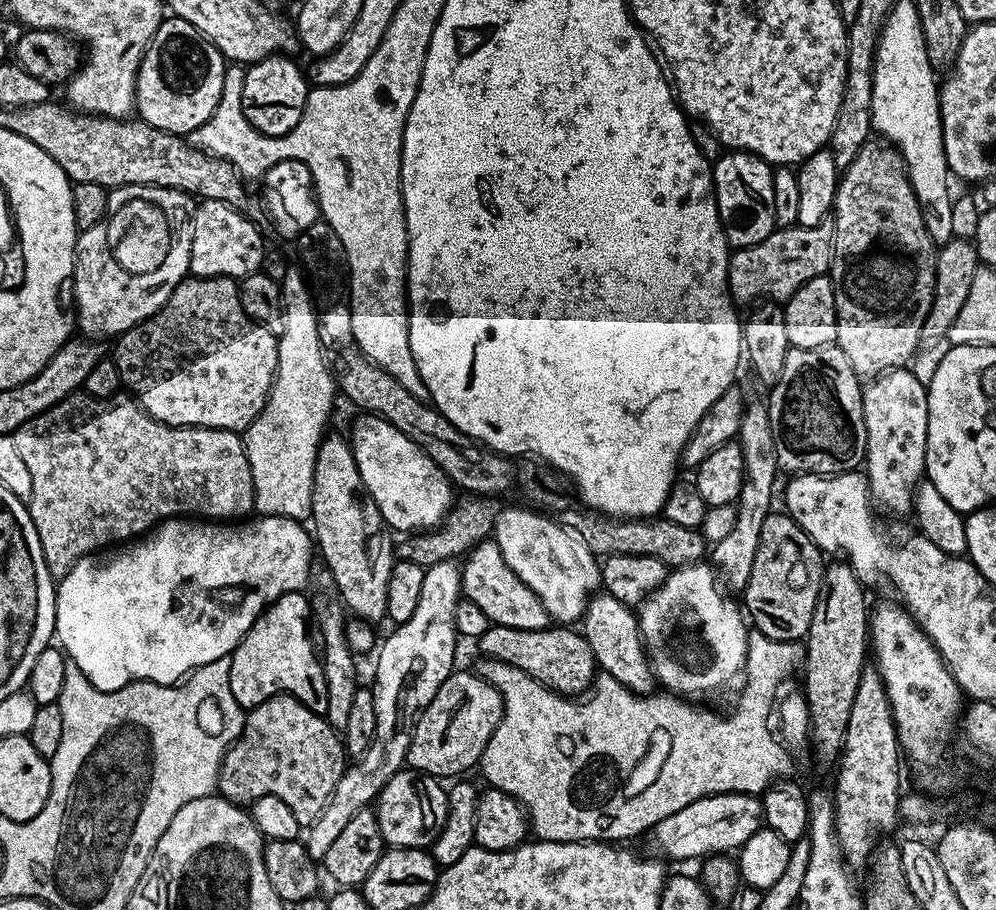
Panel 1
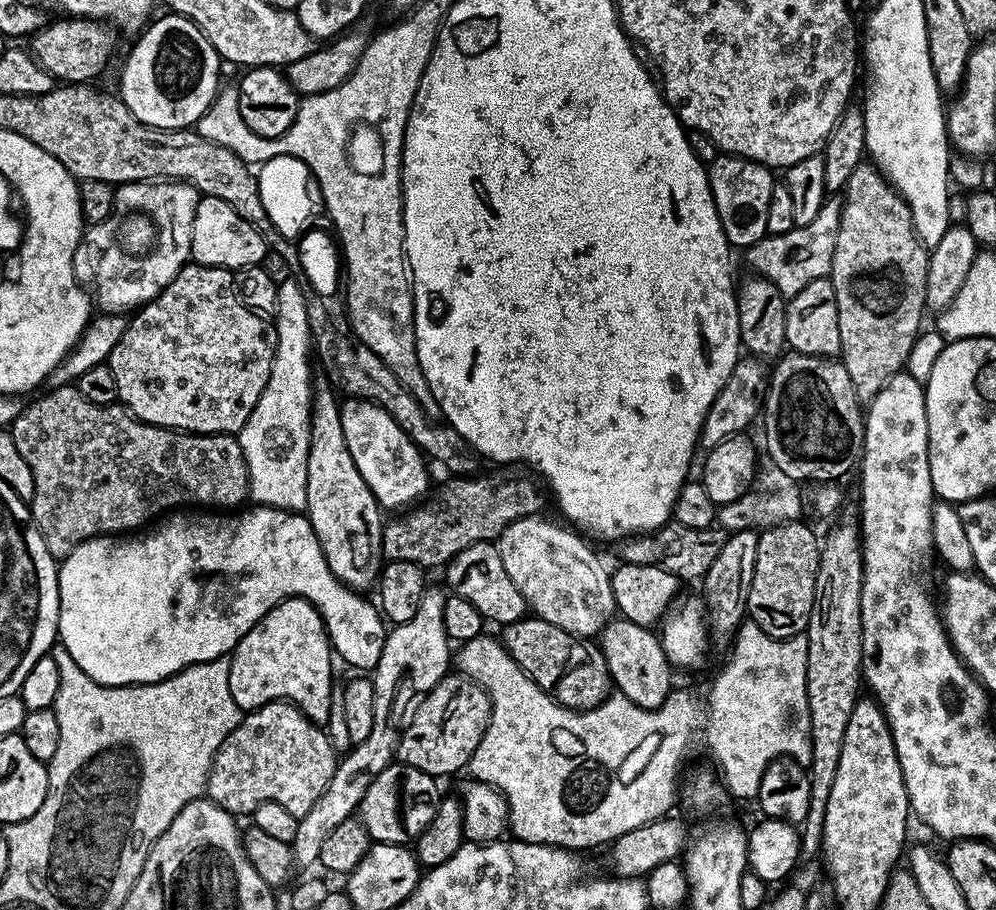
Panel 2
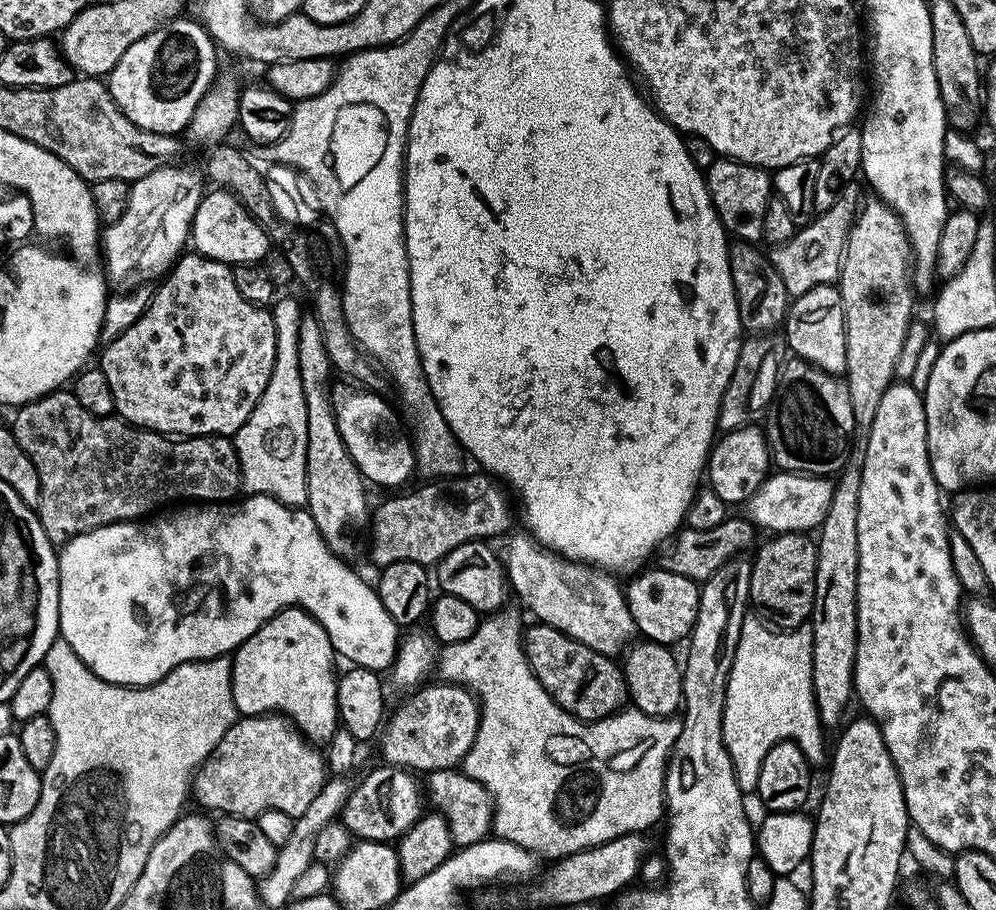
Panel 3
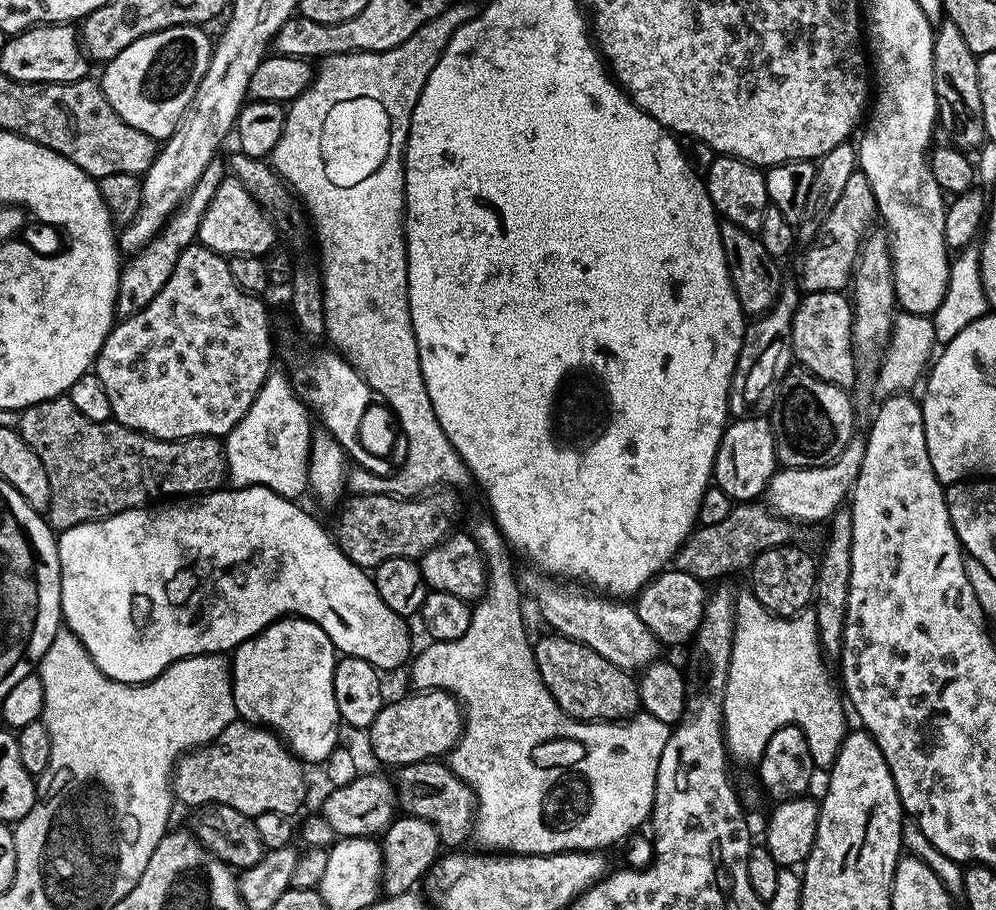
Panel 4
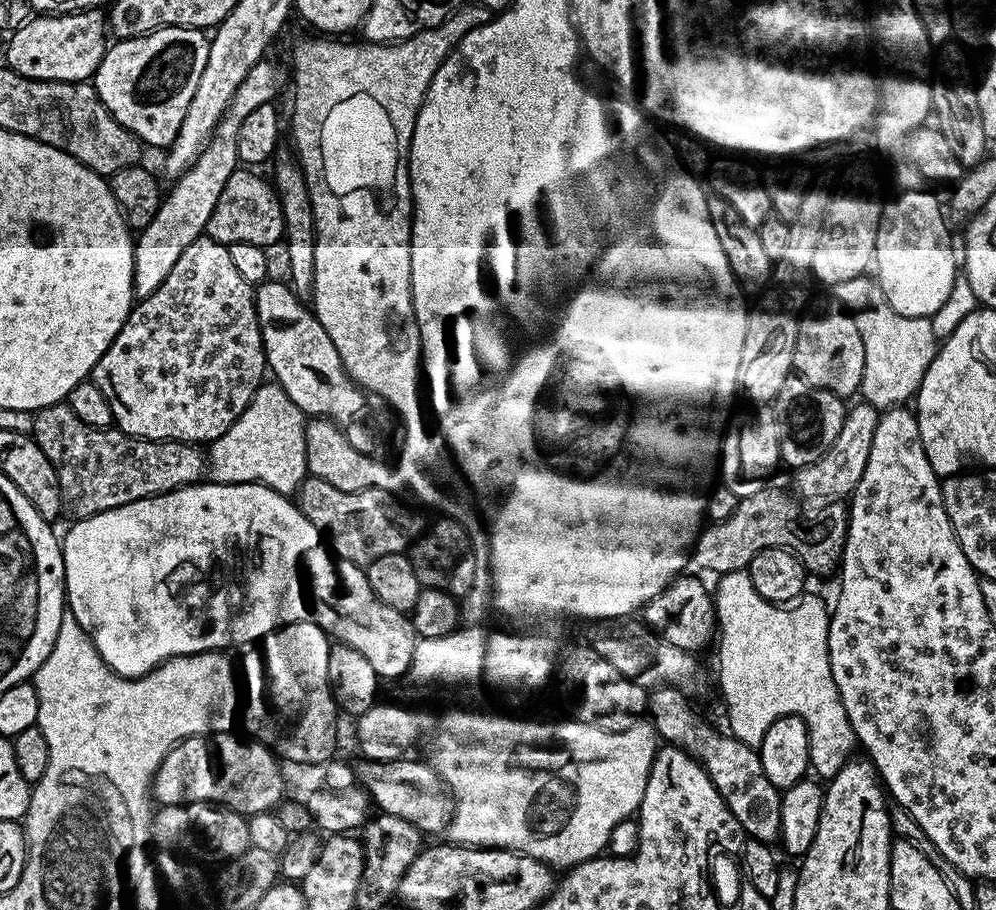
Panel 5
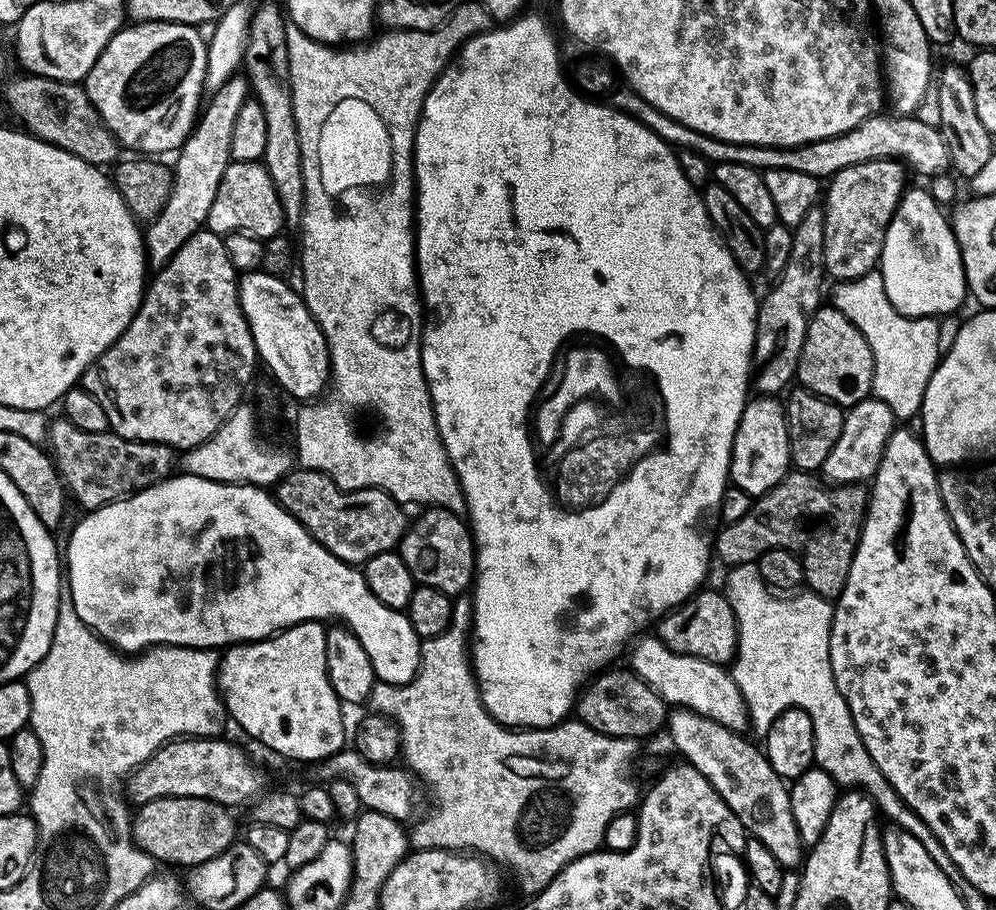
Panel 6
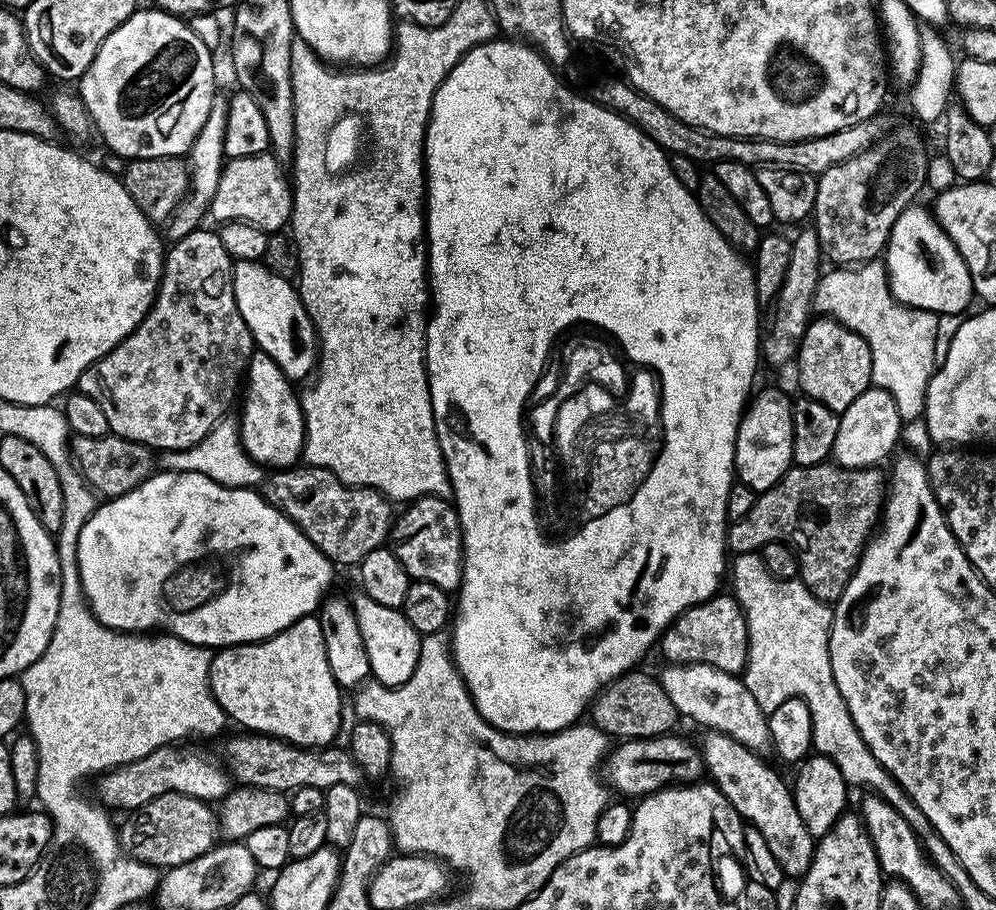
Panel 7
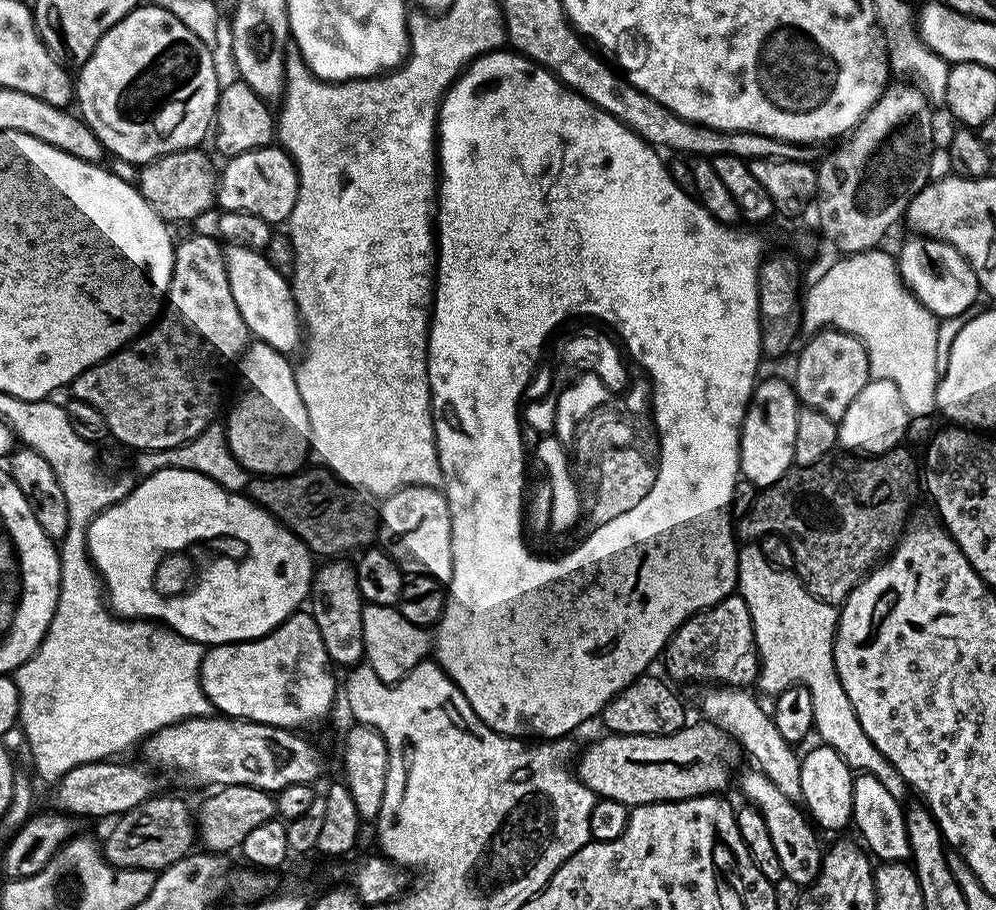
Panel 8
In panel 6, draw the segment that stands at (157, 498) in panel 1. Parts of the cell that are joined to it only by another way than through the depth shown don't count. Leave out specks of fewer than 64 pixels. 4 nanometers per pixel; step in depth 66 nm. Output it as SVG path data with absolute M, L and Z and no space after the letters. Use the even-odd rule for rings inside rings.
M63 418L47 425L46 448L60 471L69 497L77 500L84 510L101 508L124 496L133 496L160 480L167 480L174 472L172 463L178 460L177 453L166 444L127 440L111 430L89 434Z

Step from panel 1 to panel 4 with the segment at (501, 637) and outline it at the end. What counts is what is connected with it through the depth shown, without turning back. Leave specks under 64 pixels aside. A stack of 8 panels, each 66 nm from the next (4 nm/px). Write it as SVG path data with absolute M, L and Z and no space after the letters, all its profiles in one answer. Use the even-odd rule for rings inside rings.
M557 634L548 635L535 641L536 665L540 681L567 716L585 722L619 722L641 711L640 685L631 671L614 666L582 642Z

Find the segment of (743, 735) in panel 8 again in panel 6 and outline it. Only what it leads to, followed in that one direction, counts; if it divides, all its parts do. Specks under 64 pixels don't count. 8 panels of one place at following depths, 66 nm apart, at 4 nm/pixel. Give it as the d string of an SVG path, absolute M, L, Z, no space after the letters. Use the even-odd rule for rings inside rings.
M641 635L632 645L630 668L673 707L694 710L732 732L743 733L750 724L748 707L731 673L720 664L670 650L657 635Z

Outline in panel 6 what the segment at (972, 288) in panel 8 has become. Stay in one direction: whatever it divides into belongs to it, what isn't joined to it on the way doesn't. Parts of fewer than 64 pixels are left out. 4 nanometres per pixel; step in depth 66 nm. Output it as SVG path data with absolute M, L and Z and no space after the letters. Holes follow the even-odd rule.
M909 187L888 223L878 270L886 286L886 298L890 298L894 310L907 316L944 318L963 302L964 296L966 300L964 259L944 212L928 190L919 192Z

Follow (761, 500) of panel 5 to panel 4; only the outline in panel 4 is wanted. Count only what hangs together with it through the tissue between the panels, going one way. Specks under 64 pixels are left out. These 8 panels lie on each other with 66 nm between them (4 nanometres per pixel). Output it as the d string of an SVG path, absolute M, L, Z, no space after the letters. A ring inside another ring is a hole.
M740 502L732 513L715 526L699 526L688 533L688 539L680 545L674 557L675 571L685 572L702 582L728 578L731 572L751 569L752 563L771 548L788 546L796 536L797 525L760 502Z

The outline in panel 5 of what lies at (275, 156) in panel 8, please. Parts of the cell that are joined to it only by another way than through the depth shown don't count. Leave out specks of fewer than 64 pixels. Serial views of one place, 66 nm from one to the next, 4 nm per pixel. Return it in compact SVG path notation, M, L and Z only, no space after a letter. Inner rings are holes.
M237 167L234 174L230 174L222 195L218 198L218 206L214 206L214 214L210 214L207 236L220 244L234 242L252 242L254 246L268 248L278 242L284 235L284 219L282 206L276 196L276 190L267 179L259 176L259 171L249 170L247 167Z

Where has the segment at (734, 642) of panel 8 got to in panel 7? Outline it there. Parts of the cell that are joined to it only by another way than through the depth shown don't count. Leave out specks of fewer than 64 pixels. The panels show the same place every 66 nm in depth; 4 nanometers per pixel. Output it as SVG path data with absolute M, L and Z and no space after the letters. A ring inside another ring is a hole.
M714 595L706 602L686 609L677 620L672 621L672 625L662 633L658 640L658 648L664 651L665 661L672 664L704 663L717 667L718 670L735 674L743 673L748 661L748 627L746 626L746 618L744 617L744 611L740 609L740 603L736 601L735 595L724 595Z

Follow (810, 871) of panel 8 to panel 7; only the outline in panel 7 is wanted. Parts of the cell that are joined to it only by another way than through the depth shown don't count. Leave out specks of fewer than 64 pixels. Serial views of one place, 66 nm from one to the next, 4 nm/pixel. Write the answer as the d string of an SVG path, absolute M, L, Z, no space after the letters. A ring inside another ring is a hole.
M708 730L703 734L704 741L699 741L698 747L704 757L707 775L712 775L709 776L711 783L732 803L741 820L766 838L766 846L770 846L770 854L774 854L774 862L782 866L785 877L804 876L812 861L812 853L816 851L816 840L810 830L806 830L802 814L798 814L791 787L780 781L779 774L763 760L759 751L748 749L722 732Z

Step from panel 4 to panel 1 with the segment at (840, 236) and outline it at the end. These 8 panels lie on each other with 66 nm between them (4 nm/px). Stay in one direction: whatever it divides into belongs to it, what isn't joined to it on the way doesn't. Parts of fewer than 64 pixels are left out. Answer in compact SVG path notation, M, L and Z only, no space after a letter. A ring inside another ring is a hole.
M831 219L822 221L818 226L802 228L793 226L790 228L777 228L762 242L758 242L749 248L735 249L728 257L728 295L737 305L755 305L763 301L765 297L772 302L787 302L810 278L818 278L825 275L832 267L832 243L834 242L835 223Z

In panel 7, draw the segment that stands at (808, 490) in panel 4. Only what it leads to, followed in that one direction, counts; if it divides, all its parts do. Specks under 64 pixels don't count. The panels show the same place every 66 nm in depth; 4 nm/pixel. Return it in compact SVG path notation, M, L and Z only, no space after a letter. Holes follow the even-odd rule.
M869 386L839 417L838 438L834 438L831 455L835 463L844 468L870 468L893 455L892 447L900 440L902 421L894 398L885 388Z

